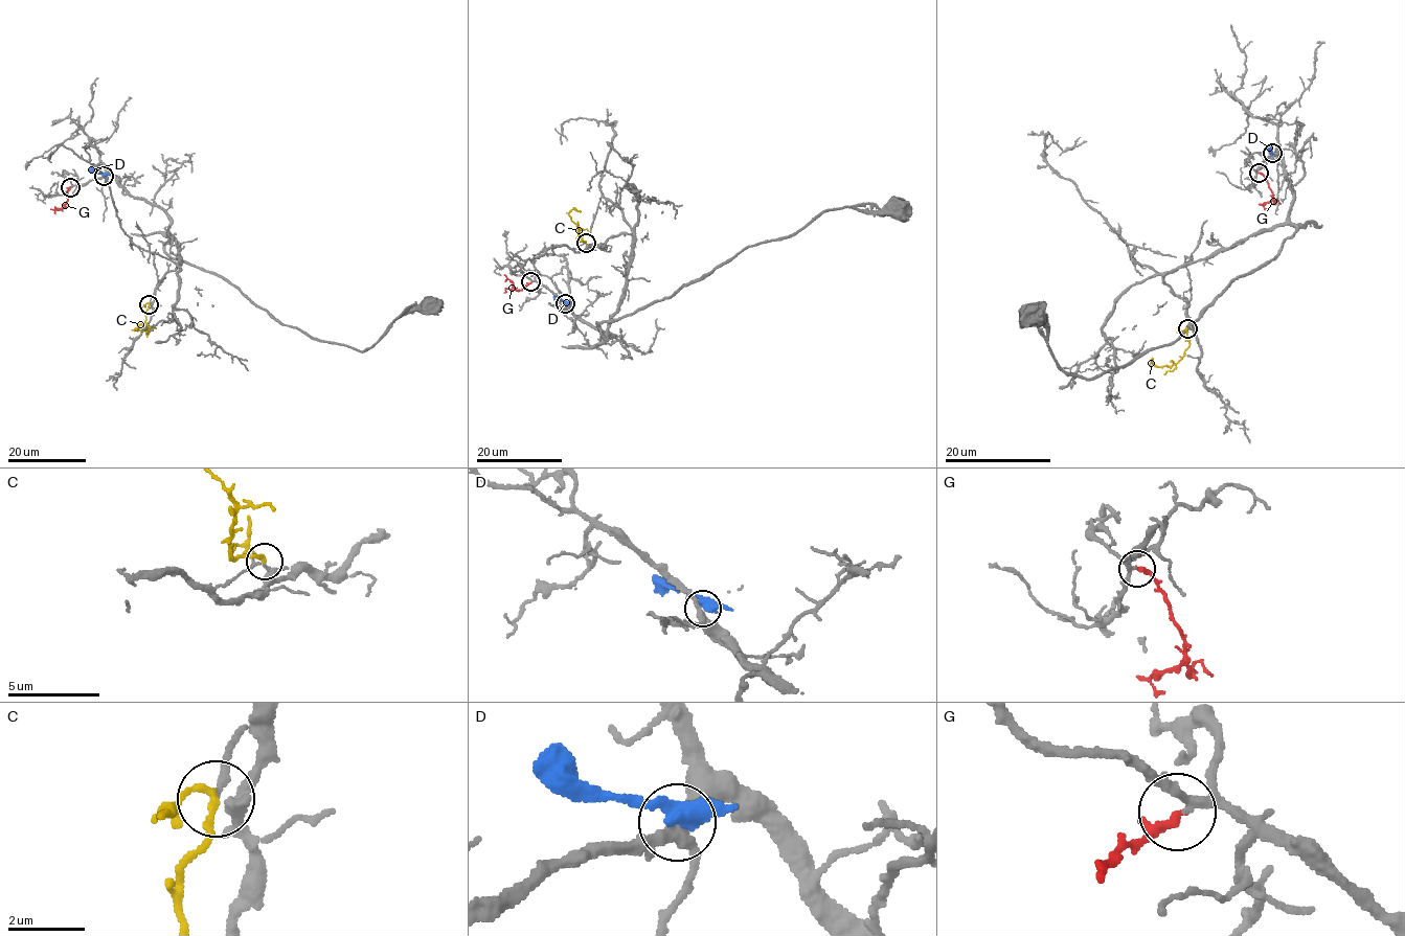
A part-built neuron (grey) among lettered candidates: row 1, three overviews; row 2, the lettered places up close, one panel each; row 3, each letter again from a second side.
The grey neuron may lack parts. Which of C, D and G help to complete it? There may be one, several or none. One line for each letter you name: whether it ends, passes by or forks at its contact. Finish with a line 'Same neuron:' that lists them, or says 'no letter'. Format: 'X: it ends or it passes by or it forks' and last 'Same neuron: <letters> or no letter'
C: it passes by
G: it ends
Same neuron: C, G

